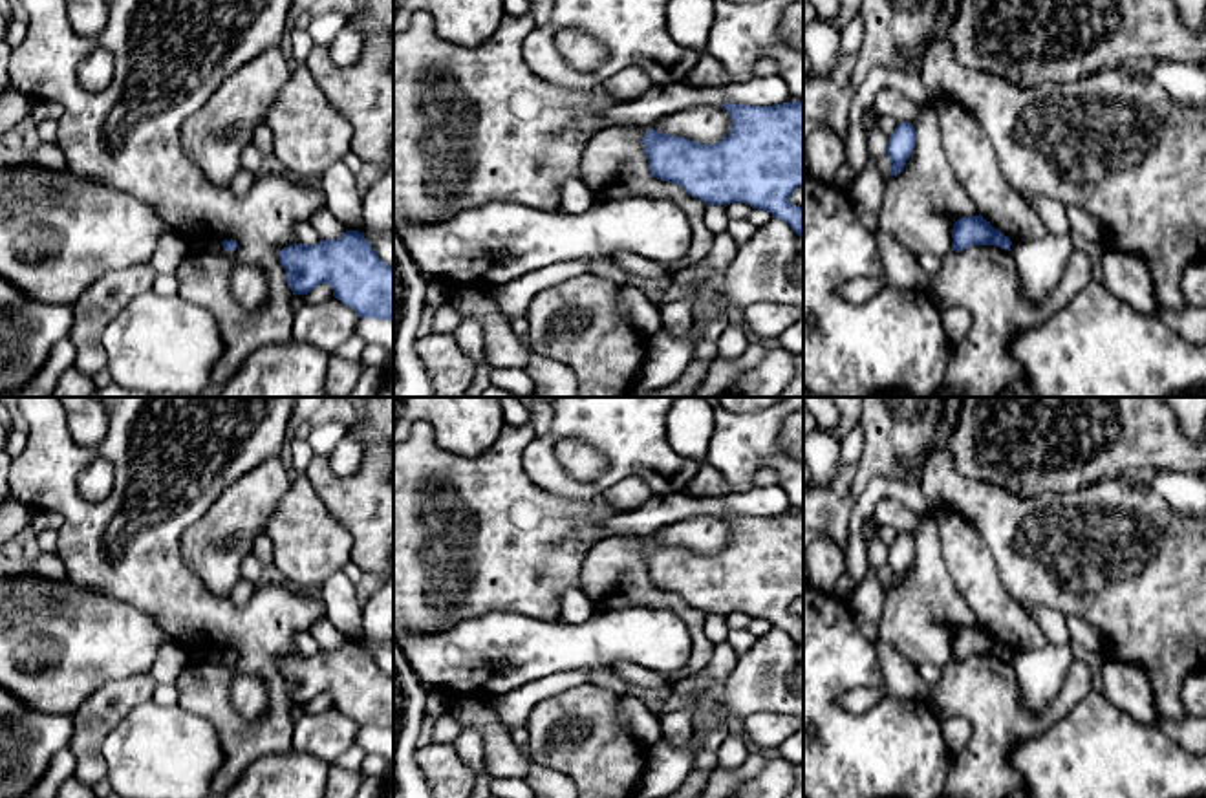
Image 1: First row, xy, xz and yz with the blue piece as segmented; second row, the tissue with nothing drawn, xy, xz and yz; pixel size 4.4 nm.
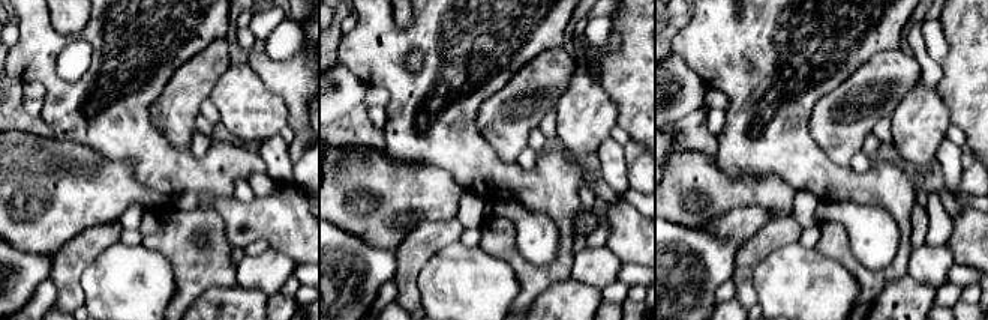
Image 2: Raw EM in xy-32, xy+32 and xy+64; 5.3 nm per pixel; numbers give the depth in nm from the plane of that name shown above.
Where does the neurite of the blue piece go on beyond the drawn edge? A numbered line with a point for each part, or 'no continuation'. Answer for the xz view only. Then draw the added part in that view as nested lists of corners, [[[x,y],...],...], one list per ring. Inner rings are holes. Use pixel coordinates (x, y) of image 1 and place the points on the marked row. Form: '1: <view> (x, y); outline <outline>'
no continuation

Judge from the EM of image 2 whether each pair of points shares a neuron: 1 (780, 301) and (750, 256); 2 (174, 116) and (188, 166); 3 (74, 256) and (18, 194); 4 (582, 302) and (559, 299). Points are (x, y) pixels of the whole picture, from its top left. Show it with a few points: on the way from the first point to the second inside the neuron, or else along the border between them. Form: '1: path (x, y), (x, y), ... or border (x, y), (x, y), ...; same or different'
1: border (784, 244), (774, 250), (754, 271), (757, 302); different
2: border (155, 123), (174, 144), (189, 146); different
3: border (95, 224), (77, 233), (51, 256); different
4: path (576, 302), (565, 302); same

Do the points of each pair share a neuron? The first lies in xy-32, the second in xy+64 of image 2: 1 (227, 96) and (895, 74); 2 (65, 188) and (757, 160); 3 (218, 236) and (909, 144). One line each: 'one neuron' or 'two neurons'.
1: two neurons
2: two neurons
3: two neurons

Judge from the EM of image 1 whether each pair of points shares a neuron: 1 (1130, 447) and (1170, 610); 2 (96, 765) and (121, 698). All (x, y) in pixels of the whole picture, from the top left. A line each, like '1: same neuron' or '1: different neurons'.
1: different neurons
2: same neuron

